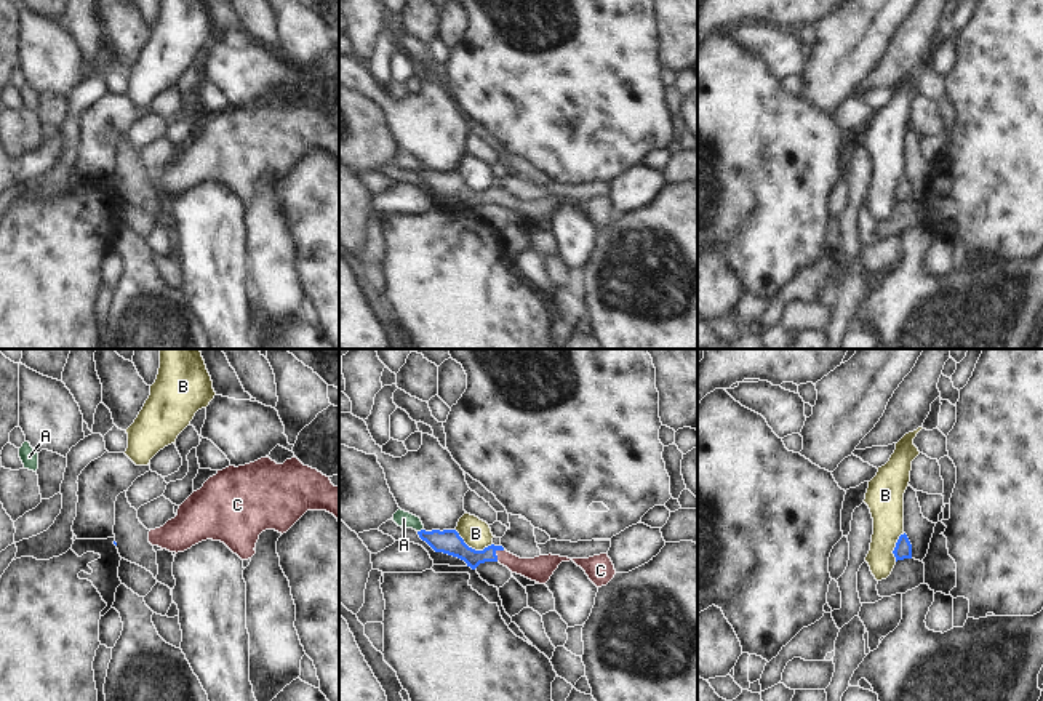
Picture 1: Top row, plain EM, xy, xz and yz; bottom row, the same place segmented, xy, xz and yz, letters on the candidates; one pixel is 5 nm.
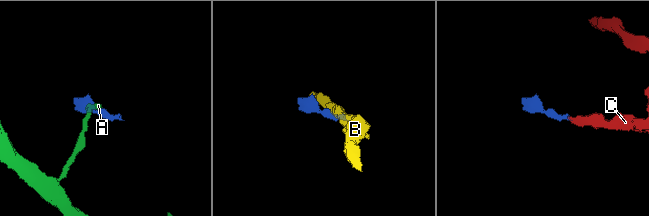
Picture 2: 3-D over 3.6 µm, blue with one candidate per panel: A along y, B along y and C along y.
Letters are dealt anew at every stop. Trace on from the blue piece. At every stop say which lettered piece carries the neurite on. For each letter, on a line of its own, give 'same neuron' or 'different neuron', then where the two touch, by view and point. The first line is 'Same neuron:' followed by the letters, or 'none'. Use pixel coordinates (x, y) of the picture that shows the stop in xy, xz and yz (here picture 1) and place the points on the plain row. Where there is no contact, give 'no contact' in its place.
Same neuron: C
A: different neuron | xz (421, 172)
B: different neuron | xz (471, 189)
C: same neuron | xz (495, 194)

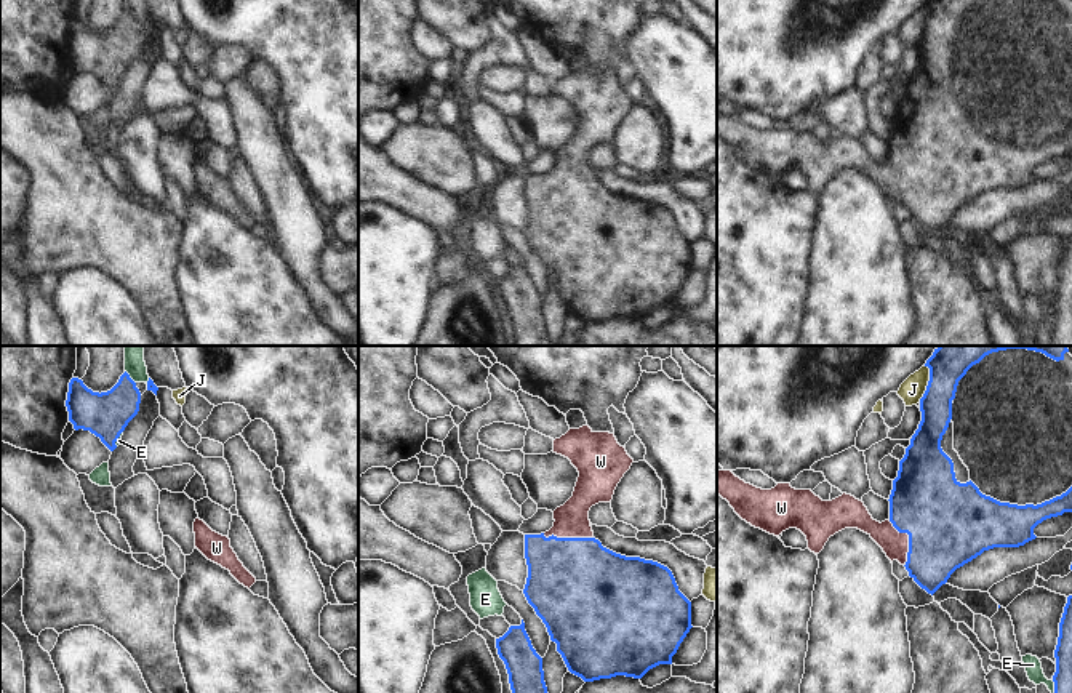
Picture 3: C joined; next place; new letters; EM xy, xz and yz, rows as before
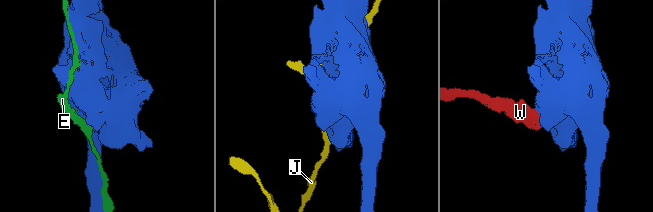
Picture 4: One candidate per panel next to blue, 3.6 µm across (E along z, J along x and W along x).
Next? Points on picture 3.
Same neuron: W
E: different neuron | xy (128, 18)
J: different neuron | yz (928, 24)
W: same neuron | yz (909, 181)

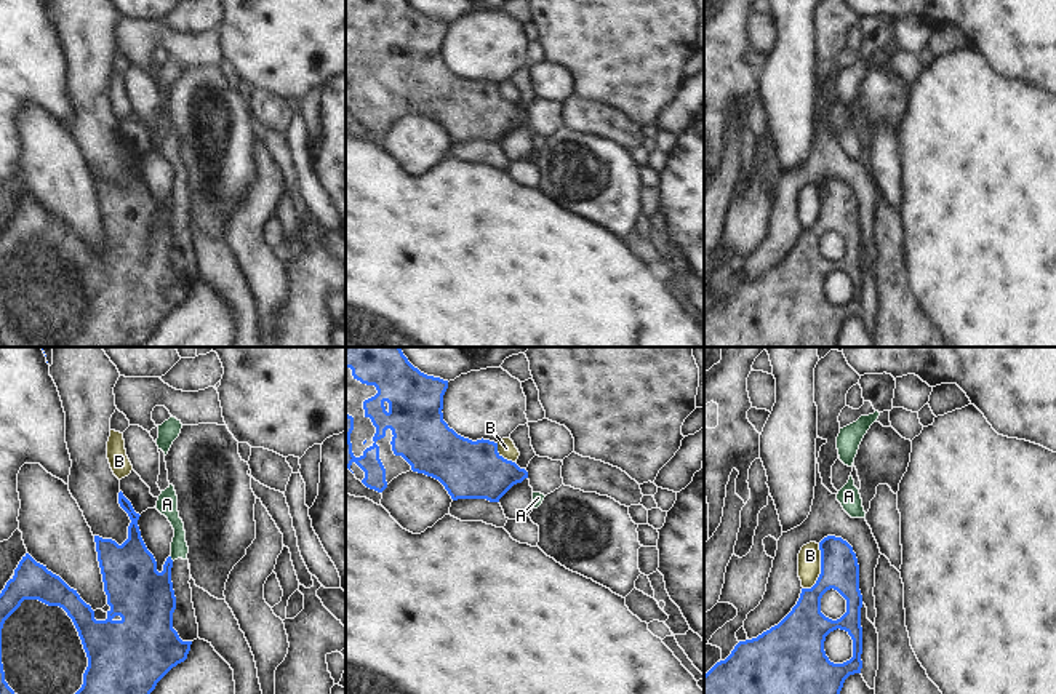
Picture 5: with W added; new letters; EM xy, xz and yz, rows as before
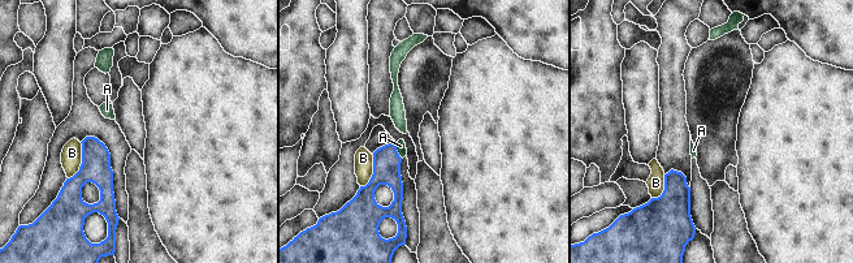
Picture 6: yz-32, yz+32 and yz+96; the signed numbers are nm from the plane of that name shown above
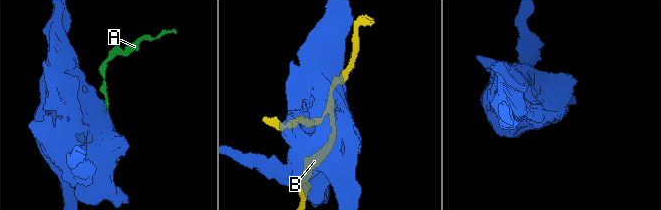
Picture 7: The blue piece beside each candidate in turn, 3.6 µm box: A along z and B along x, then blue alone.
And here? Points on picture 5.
Same neuron: none
A: different neuron | xy (170, 200)
B: different neuron | yz (821, 211)

